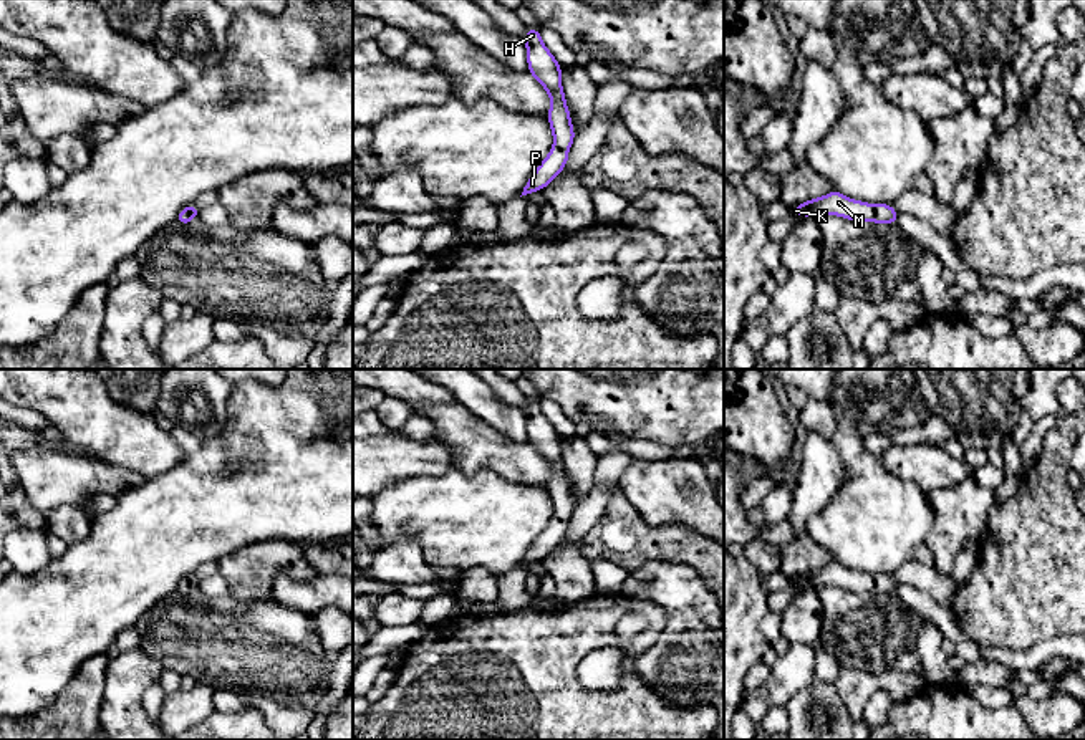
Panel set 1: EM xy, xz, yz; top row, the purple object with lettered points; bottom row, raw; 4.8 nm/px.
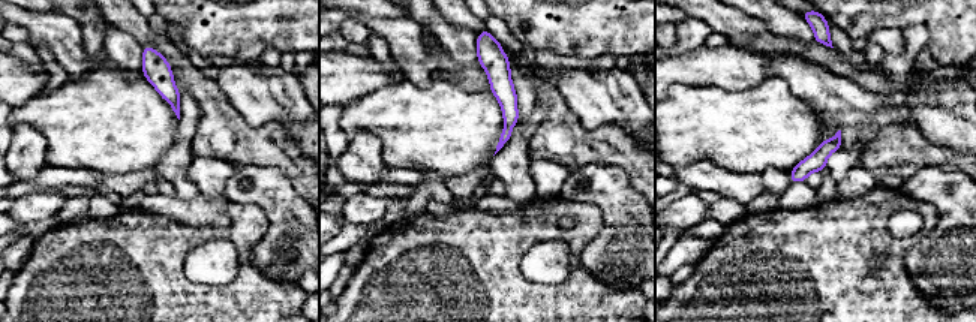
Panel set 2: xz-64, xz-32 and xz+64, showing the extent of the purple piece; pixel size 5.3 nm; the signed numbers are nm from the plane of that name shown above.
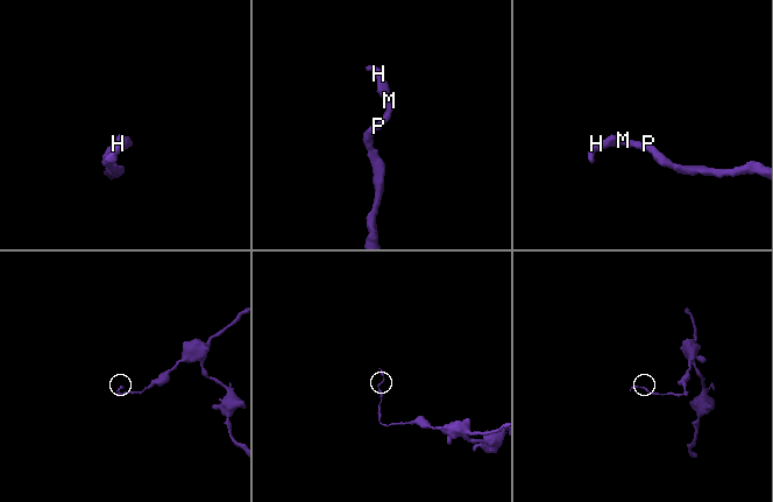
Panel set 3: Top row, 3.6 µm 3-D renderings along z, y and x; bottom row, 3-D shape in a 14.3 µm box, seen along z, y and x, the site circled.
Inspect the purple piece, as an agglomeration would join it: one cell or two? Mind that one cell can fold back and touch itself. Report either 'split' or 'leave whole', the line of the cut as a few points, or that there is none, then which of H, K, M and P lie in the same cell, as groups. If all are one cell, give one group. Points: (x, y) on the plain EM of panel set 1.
leave whole; no cut; H K M P

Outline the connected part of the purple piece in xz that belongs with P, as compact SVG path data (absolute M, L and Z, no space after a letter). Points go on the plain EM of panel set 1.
M528 399L523 414L527 417L528 444L552 470L547 490L553 505L553 518L523 558L522 566L527 566L545 560L565 540L576 503L562 459L562 437L542 412L538 399Z

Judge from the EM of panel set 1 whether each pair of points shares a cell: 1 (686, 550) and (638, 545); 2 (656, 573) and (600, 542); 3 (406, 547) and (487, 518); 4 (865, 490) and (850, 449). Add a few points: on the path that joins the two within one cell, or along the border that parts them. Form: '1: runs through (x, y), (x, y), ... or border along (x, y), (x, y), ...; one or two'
1: runs through (675, 547), (650, 545); one
2: border along (681, 563), (651, 558), (626, 573); two
3: border along (378, 548), (401, 535), (409, 535), (431, 568); two
4: runs through (865, 480), (865, 472), (855, 459); one

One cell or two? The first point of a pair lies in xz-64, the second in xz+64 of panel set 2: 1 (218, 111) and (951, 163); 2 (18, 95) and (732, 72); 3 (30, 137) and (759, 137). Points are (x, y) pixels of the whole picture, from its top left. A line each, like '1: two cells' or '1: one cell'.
1: one cell
2: one cell
3: two cells

